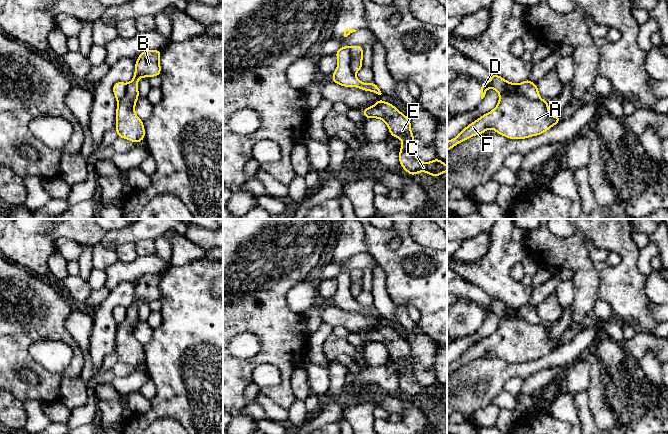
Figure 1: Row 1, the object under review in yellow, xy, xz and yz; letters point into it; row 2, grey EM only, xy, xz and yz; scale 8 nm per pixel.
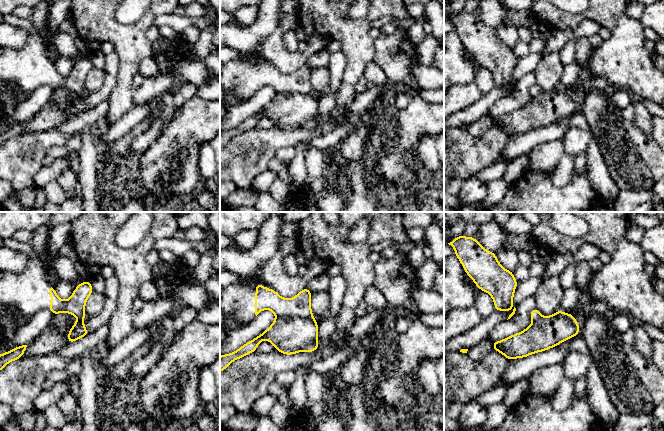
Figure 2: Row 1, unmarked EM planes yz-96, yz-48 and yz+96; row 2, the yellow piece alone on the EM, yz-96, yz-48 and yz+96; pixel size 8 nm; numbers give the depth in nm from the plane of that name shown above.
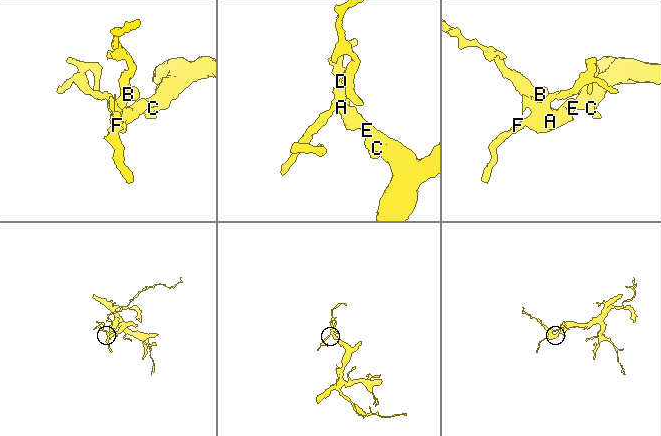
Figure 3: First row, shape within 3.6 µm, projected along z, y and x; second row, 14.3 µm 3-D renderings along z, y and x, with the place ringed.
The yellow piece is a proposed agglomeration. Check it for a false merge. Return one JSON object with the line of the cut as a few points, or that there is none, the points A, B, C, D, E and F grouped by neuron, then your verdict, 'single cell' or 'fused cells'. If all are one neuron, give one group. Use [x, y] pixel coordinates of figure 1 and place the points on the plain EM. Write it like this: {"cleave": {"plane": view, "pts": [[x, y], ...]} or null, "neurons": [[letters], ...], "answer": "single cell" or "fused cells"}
{"cleave": {"plane": "yz", "pts": [[499, 317], [518, 316], [531, 324], [541, 323]]}, "neurons": [["A", "B", "C", "E", "F"], ["D"]], "answer": "fused cells"}

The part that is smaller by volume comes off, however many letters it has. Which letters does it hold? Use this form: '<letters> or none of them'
D

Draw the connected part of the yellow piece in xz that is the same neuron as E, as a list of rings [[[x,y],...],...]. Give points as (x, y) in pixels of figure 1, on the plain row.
[[[379,323],[373,330],[361,334],[367,343],[383,344],[392,361],[399,362],[402,370],[399,375],[399,386],[402,392],[414,400],[419,396],[426,396],[431,400],[439,401],[447,396],[447,389],[435,382],[431,386],[422,386],[414,376],[414,359],[411,355],[409,342],[389,326]]]

